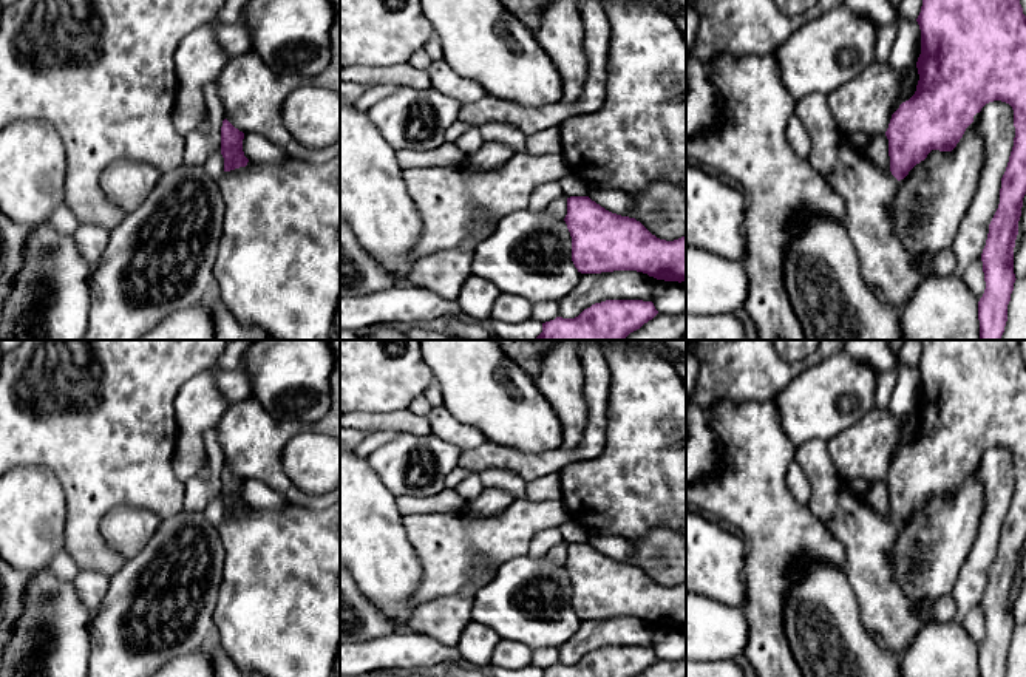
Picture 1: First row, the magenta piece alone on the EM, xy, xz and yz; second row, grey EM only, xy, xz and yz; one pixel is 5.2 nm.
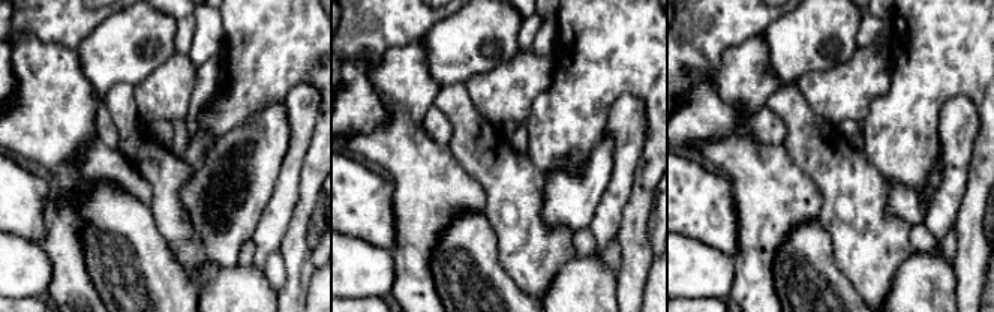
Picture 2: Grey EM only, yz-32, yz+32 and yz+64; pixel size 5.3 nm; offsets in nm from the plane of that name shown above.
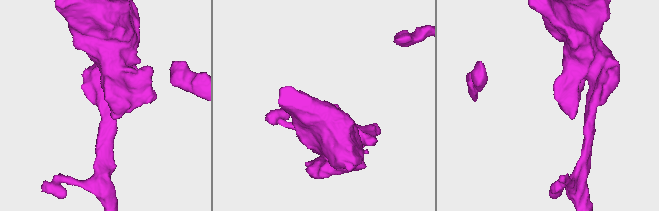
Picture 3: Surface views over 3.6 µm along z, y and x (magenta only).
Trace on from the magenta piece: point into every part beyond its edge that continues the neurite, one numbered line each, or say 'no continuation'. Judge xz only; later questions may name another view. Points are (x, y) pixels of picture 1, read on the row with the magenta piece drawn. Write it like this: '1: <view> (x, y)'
no continuation

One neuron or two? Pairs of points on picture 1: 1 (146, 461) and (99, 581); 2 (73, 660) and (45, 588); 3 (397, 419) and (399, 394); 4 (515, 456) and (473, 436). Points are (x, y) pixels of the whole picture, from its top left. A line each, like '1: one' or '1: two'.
1: two
2: one
3: two
4: two

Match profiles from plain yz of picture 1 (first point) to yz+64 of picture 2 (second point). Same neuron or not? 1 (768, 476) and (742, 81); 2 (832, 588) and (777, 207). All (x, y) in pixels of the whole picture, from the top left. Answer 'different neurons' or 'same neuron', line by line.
1: same neuron
2: different neurons

